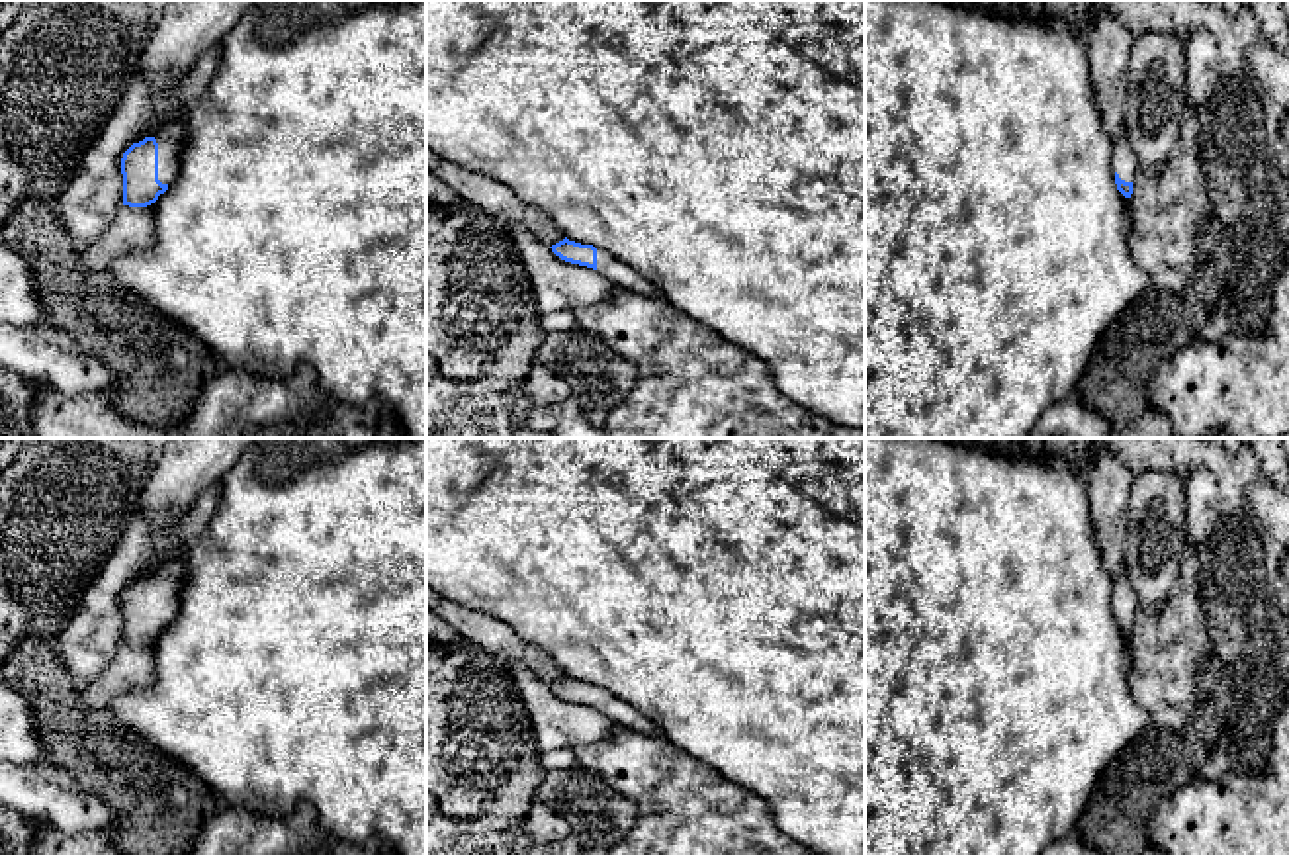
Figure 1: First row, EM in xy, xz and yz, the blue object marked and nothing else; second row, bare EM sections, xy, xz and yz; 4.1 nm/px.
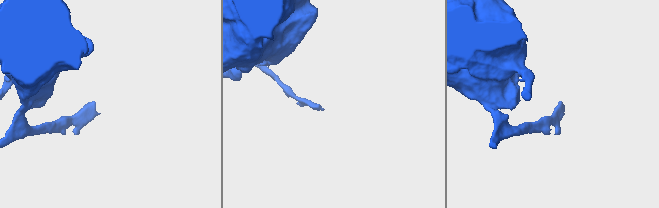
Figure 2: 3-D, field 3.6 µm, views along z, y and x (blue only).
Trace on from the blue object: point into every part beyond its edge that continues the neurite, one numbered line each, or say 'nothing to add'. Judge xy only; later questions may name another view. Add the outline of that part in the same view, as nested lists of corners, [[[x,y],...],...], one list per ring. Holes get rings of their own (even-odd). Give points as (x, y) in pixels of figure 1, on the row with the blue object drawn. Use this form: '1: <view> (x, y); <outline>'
1: xy (169, 135); [[[158,121],[155,135],[158,143],[158,180],[172,184],[180,172],[182,129],[180,121]]]

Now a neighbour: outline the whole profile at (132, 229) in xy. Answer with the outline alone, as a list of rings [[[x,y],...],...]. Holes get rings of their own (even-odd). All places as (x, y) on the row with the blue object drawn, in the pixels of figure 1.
[[[121,205],[106,233],[84,247],[84,262],[90,270],[108,270],[110,262],[133,250],[147,248],[153,243],[155,215],[153,205]]]

